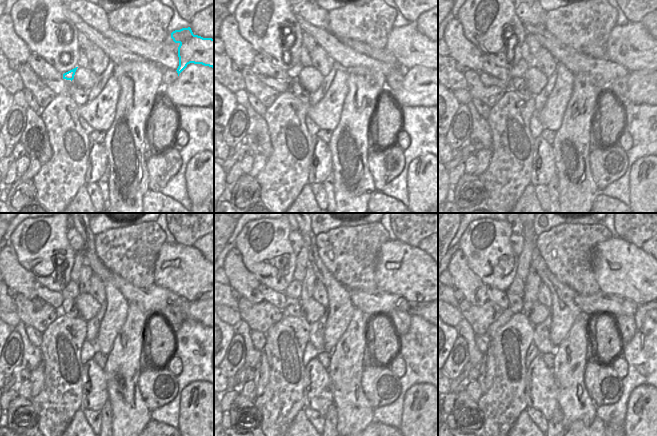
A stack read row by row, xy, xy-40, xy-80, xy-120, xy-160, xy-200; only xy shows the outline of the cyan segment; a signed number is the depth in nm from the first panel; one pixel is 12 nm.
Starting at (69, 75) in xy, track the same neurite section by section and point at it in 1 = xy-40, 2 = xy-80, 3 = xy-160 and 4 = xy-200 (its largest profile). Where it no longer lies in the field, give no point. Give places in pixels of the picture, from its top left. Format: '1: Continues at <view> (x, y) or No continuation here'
1: Continues at xy-40 (293, 73)
2: Continues at xy-80 (518, 70)
3: Continues at xy-160 (294, 289)
4: Continues at xy-200 (517, 286).

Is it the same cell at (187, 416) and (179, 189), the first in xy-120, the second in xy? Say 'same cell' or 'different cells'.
different cells

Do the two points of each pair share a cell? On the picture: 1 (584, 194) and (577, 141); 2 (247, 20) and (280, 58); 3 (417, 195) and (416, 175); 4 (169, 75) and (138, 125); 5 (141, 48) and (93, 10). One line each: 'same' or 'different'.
1: same
2: same
3: same
4: different
5: same

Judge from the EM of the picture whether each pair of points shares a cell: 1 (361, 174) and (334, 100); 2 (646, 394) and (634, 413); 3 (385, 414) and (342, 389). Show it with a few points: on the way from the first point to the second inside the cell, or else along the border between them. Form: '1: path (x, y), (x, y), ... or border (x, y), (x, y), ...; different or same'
1: border (346, 93), (339, 122), (333, 131); different
2: path (643, 399), (639, 408); same
3: border (374, 408), (373, 419); different

